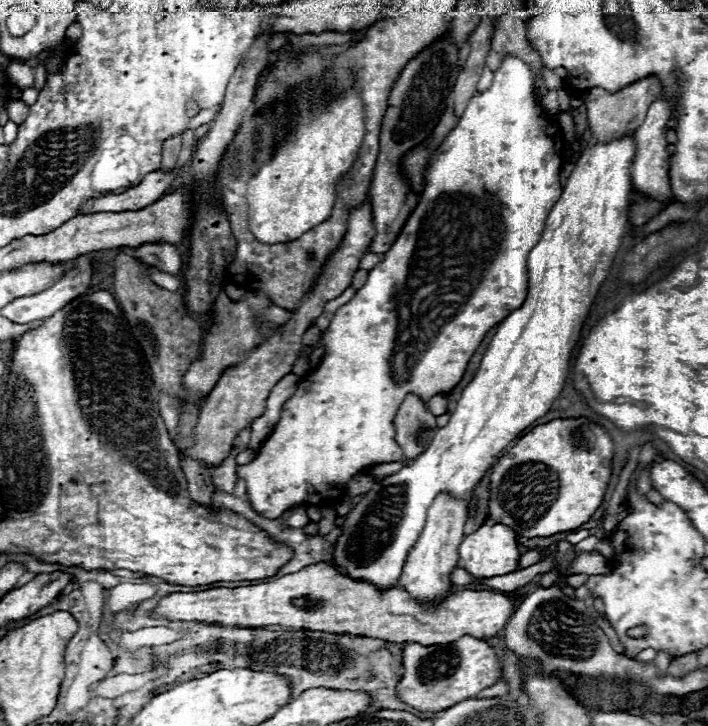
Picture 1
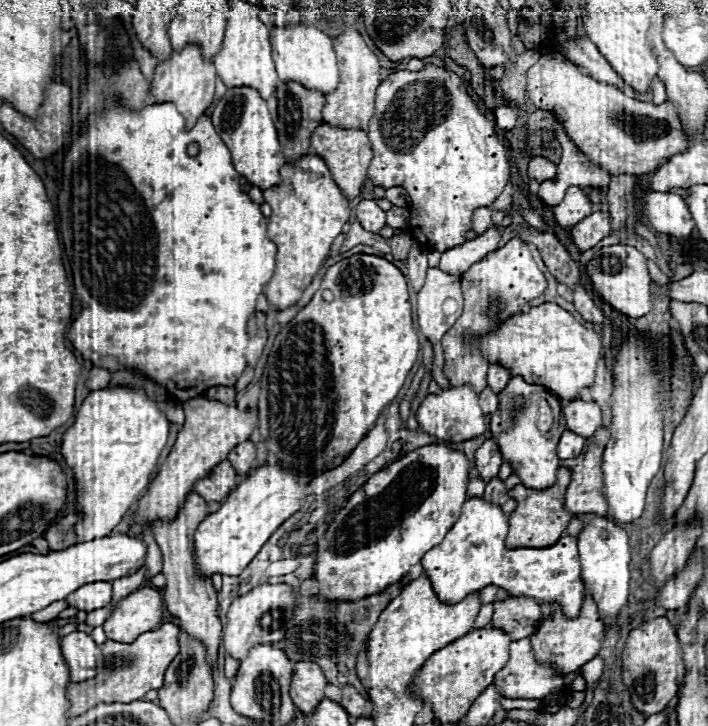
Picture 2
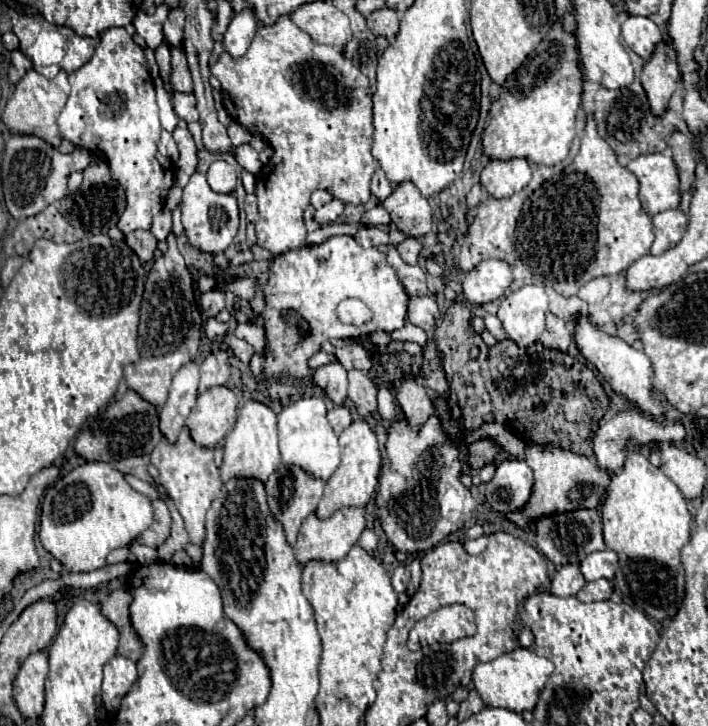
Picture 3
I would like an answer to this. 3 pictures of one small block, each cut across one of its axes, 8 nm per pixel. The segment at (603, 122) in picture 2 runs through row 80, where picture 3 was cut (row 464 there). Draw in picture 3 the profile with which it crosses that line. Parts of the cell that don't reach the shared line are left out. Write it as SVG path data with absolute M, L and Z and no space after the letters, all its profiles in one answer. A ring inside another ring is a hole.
M526 442L524 460L534 470L534 494L530 496L530 502L526 504L526 510L522 510L522 514L508 514L508 518L522 528L530 528L530 522L538 518L538 514L554 514L550 510L596 508L604 500L606 488L612 478L612 472L598 468L596 462L586 456L562 448L540 446L534 442Z

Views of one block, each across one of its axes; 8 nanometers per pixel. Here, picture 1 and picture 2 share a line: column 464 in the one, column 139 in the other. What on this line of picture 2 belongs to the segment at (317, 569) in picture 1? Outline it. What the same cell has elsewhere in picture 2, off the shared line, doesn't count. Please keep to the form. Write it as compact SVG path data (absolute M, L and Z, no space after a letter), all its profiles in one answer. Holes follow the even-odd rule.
M142 588L120 600L108 620L104 632L110 640L130 644L140 634L156 630L162 620L162 596L152 588Z

